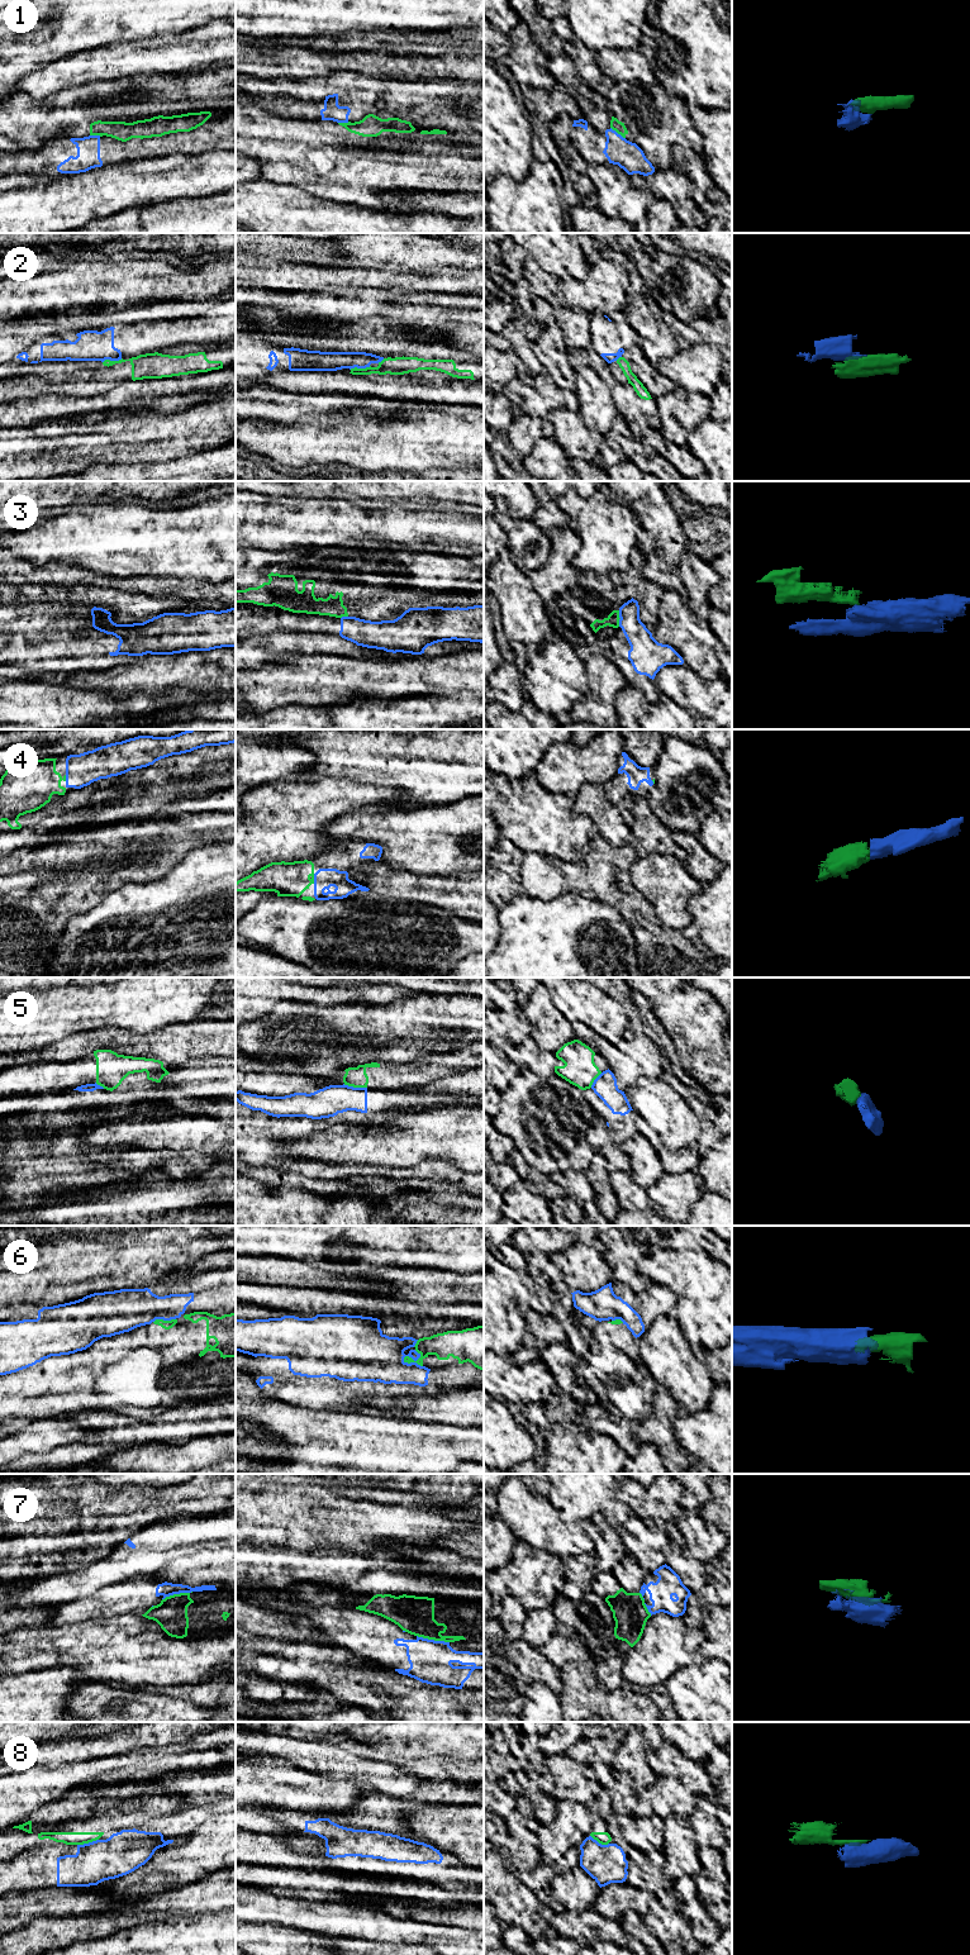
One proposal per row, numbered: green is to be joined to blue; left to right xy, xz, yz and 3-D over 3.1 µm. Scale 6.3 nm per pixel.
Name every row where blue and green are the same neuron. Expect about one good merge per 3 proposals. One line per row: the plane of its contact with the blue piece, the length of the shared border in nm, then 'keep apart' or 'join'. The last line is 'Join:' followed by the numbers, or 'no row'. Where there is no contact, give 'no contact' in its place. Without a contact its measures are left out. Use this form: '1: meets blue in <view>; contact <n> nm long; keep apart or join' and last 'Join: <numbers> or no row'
1: meets blue in yz; contact 120 nm long; keep apart
2: meets blue in xz; contact 140 nm long; keep apart
3: meets blue in yz; contact 100 nm long; keep apart
4: meets blue in xz; contact 60 nm long; join
5: meets blue in xz; contact 150 nm long; keep apart
6: meets blue in xz; contact 140 nm long; keep apart
7: meets blue in xz; contact 220 nm long; keep apart
8: meets blue in xy; contact 140 nm long; keep apart
Join: 4

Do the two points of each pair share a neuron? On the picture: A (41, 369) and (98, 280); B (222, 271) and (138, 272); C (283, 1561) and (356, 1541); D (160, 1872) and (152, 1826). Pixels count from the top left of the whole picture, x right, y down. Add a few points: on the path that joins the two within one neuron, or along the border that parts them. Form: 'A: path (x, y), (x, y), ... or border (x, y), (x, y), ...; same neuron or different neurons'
A: border (67, 338), (58, 341); different neurons
B: path (200, 285), (158, 285); same neuron
C: border (302, 1551), (338, 1547), (360, 1554); different neurons
D: path (174, 1858), (175, 1839), (166, 1830); same neuron

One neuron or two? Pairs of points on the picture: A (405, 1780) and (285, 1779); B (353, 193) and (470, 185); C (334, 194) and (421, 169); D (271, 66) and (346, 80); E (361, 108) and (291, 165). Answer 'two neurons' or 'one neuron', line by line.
A: two neurons
B: one neuron
C: one neuron
D: two neurons
E: two neurons

